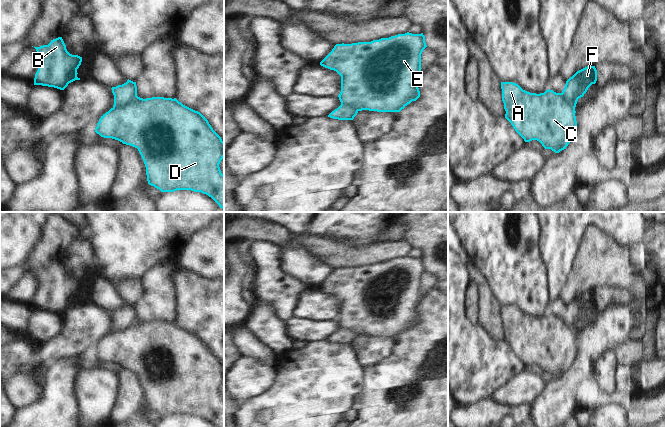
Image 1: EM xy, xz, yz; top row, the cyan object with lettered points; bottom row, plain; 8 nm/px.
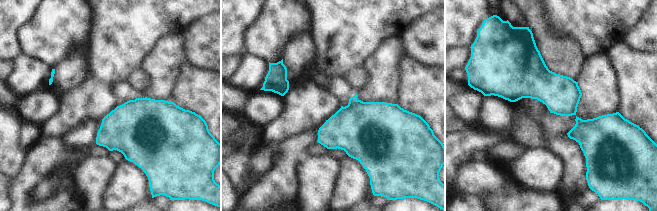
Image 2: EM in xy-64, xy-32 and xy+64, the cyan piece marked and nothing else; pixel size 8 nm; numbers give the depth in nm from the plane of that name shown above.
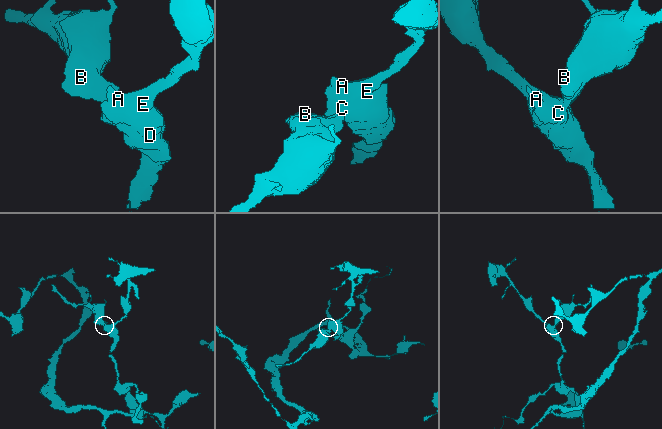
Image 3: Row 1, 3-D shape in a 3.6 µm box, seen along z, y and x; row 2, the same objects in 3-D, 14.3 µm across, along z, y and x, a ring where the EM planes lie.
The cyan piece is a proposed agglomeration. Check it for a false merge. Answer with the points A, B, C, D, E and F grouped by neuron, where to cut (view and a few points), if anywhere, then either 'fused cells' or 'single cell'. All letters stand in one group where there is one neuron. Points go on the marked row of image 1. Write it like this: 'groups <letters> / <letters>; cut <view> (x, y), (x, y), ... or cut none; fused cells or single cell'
groups A C D E / B F; cut xy (137, 96), (127, 104), (113, 108); fused cells

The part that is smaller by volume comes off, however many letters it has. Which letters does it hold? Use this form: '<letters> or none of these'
B, F

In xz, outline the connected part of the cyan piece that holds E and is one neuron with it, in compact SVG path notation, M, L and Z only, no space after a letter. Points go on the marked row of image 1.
M409 32L371 42L336 44L320 65L341 76L338 95L341 104L351 105L358 111L400 112L420 97L421 54L426 47L423 33Z

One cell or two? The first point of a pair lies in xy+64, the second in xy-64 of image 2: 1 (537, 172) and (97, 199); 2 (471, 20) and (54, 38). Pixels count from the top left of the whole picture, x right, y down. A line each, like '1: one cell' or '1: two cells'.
1: one cell
2: two cells

